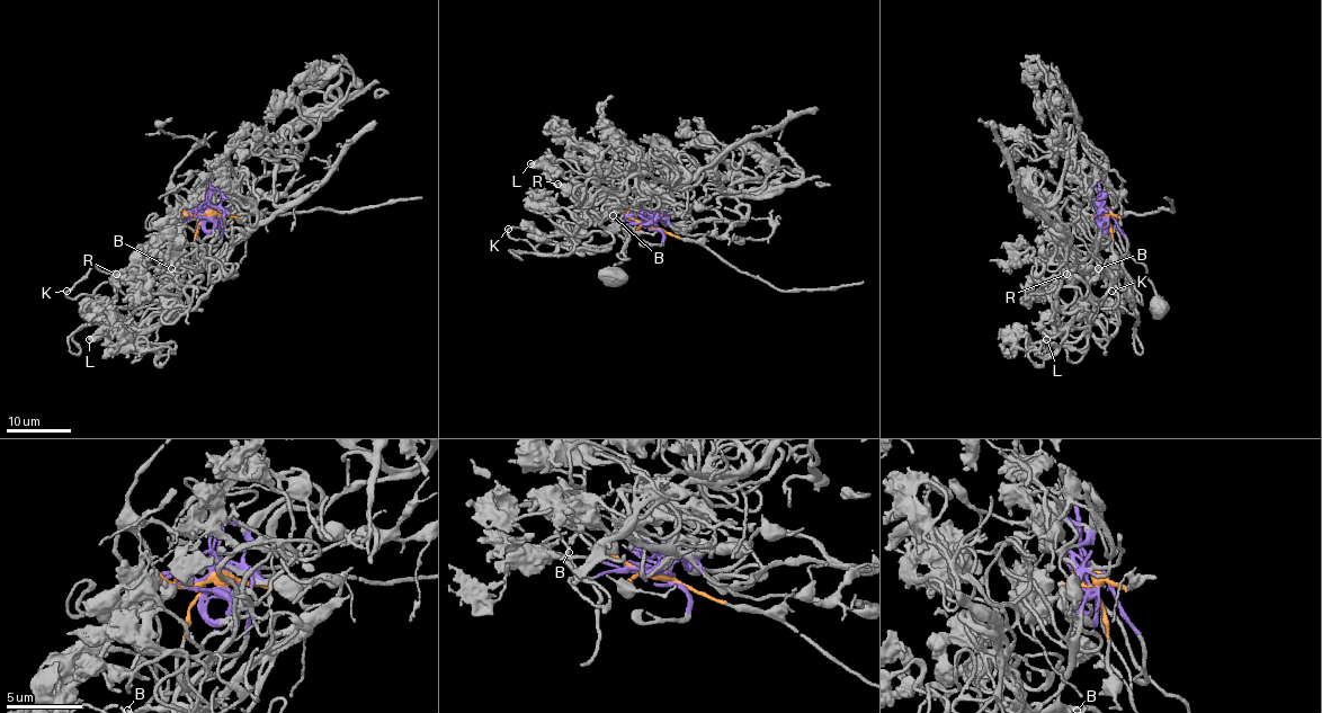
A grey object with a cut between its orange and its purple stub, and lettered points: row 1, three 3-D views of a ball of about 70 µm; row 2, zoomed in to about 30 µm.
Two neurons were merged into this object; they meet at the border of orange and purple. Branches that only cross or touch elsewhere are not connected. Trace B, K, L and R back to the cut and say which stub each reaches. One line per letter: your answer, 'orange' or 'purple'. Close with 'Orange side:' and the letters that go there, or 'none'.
B: purple
K: purple
L: purple
R: purple
Orange side: none

